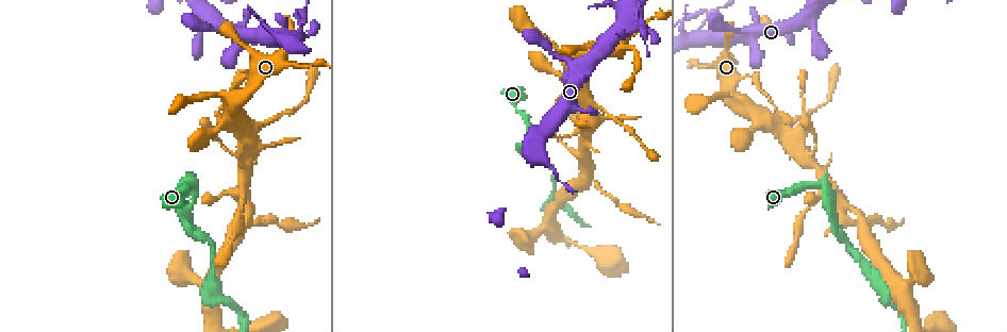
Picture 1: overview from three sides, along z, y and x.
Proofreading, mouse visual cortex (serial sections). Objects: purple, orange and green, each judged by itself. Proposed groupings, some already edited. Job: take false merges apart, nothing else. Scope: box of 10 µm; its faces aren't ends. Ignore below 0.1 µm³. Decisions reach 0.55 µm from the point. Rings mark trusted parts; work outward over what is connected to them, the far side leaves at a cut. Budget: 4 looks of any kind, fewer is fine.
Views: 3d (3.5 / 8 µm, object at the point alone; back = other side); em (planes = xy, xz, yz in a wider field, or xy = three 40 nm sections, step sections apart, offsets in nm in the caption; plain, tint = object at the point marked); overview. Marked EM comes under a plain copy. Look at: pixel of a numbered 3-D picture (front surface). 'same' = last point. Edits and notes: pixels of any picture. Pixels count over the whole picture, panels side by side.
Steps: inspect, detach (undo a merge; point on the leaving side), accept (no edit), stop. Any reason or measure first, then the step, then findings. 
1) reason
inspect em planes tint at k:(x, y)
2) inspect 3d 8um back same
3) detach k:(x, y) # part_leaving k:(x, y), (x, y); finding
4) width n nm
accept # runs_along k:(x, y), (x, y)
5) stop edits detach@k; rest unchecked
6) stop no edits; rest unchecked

thin neck
inspect 3d 8um back at 1:(190, 185)

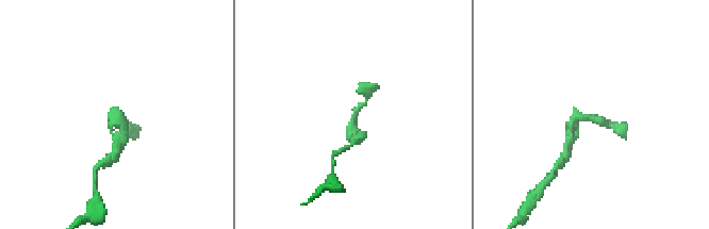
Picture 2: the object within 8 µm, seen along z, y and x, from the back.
inspect em xy step 3 tint same

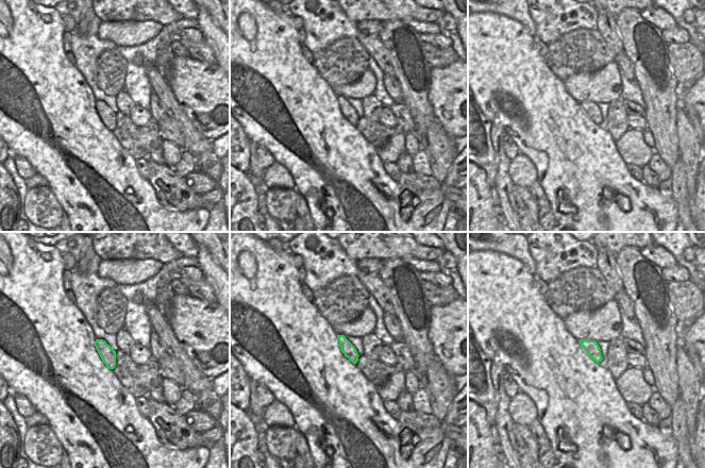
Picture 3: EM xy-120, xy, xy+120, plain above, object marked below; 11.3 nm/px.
accept # runs_along 2:(367, 98), (351, 119), (361, 134); one cell here

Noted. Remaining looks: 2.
three arms meet
inspect 3d 3.5um at 1:(642, 30)

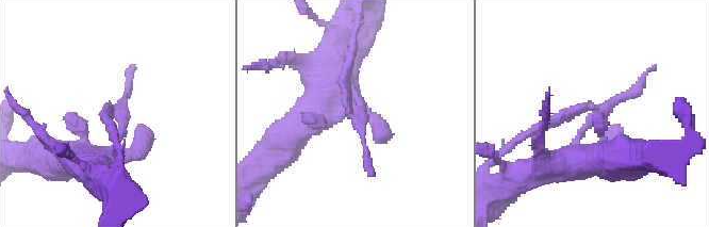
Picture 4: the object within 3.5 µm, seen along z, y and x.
now the EM
inspect em xy step 3 tint at 4:(118, 114)

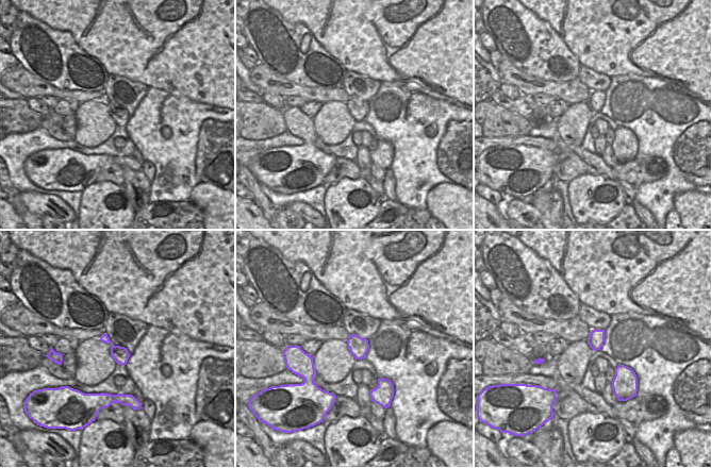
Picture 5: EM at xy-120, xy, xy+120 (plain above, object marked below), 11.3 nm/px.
width 220 nm
accept # runs_along 4:(579, 162), (576, 142), (595, 107), (543, 126); one cell here

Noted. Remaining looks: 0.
stop no edits; rest unchecked

